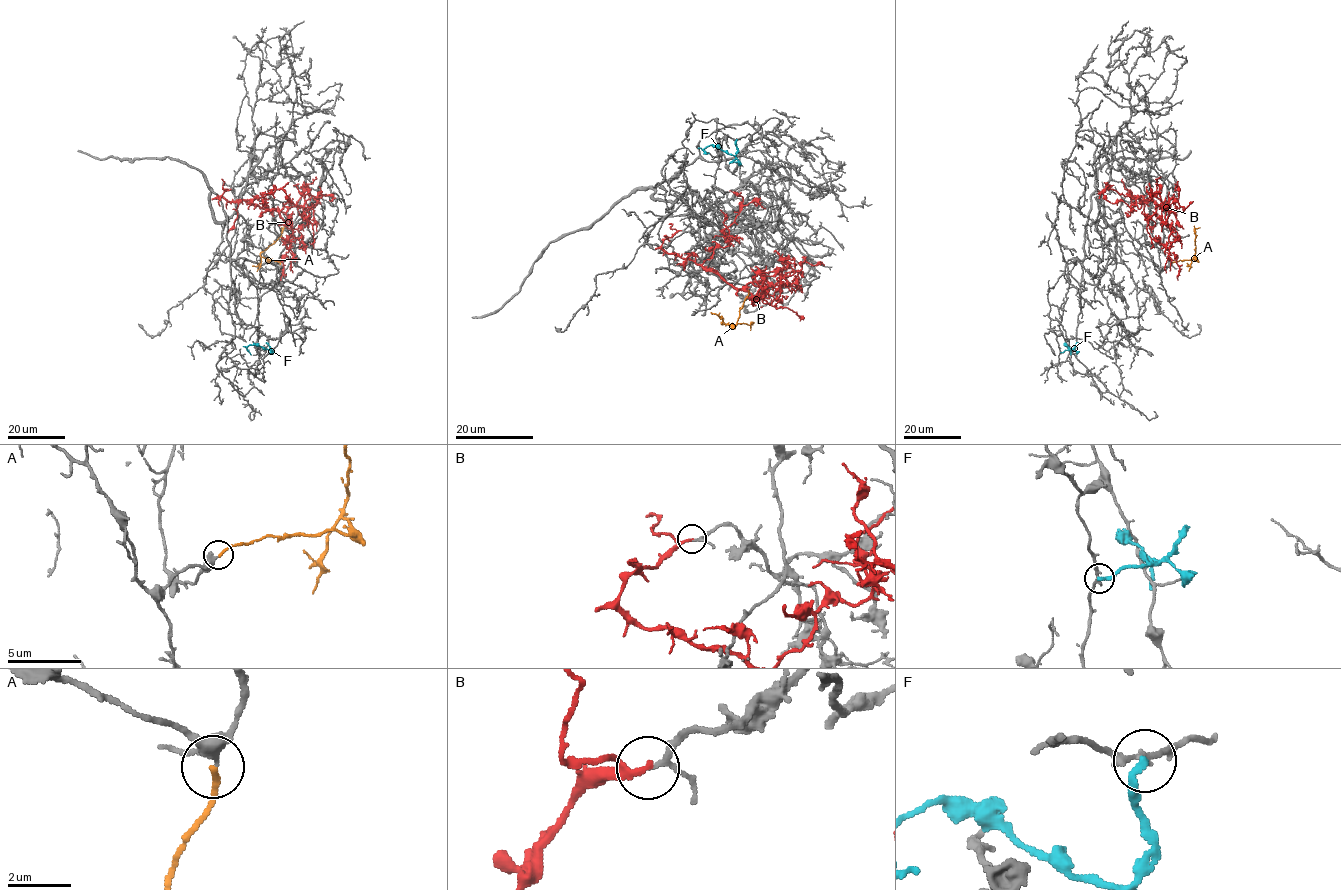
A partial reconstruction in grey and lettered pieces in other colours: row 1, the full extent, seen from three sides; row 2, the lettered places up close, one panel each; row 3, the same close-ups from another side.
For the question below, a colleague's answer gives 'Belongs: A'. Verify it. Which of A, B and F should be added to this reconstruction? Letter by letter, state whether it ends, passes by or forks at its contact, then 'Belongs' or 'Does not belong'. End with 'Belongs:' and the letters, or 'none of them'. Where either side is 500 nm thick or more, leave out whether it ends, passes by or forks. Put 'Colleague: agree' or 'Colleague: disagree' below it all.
A: It ends there. Belongs
B: It passes by. Does not belong
F: It ends there. Does not belong
Belongs: A
Colleague: agree

